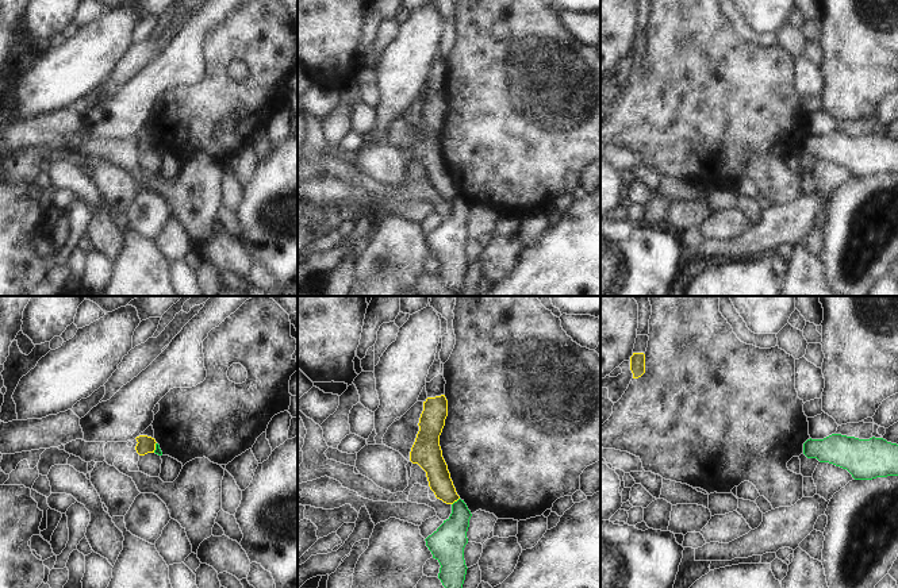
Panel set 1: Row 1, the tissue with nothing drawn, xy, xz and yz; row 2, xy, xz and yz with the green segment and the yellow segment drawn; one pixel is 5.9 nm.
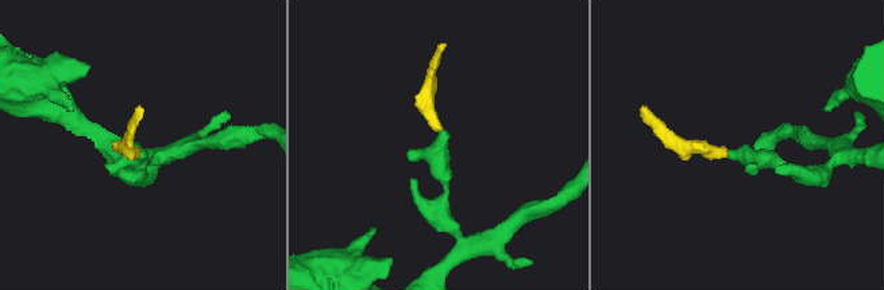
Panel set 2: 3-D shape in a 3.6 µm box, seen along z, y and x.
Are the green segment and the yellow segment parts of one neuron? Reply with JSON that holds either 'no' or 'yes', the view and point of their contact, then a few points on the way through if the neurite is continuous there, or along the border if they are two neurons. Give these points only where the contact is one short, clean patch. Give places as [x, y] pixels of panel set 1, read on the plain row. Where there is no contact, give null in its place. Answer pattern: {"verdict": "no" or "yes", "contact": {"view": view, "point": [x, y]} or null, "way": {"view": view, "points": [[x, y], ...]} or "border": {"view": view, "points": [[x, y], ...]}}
{"verdict": "no", "contact": {"view": "xz", "point": [455, 199]}, "border": {"view": "xz", "points": [[459, 195], [452, 202]]}}

